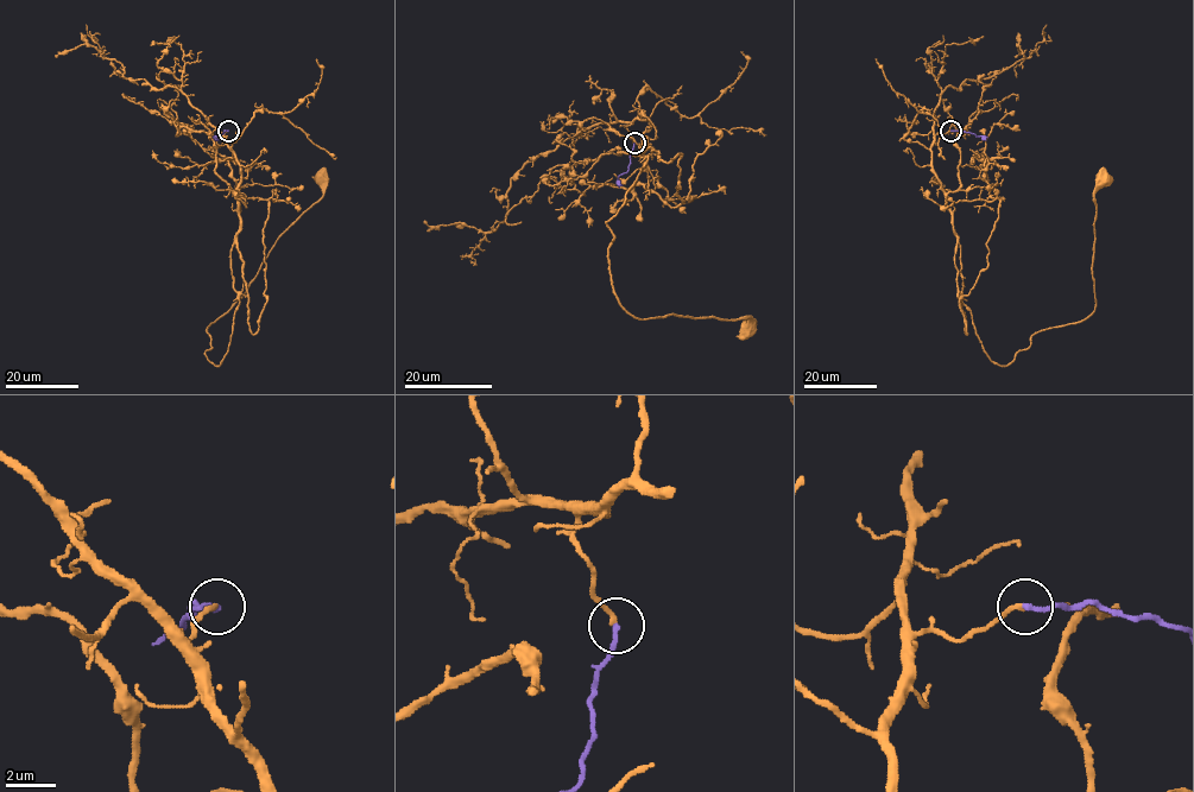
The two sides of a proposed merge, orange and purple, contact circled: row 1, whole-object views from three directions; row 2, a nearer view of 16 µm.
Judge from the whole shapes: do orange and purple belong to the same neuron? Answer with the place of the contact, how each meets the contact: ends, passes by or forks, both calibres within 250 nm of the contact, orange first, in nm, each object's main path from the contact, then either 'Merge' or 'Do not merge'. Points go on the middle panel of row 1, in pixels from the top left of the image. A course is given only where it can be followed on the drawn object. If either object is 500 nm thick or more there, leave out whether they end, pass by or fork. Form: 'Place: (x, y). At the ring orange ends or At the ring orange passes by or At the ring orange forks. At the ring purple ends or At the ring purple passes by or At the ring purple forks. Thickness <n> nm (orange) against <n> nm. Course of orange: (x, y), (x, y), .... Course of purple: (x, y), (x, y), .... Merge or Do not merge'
Place: (635, 143). At the ring orange ends. At the ring purple ends. Thickness 190 nm (orange) against 200 nm. Course of orange: (633, 144), (626, 125), (646, 119), (648, 162), (607, 222), (613, 295), (638, 318), (749, 317), (749, 330). Course of purple: (635, 144), (627, 171), (618, 178), (623, 185). Merge

